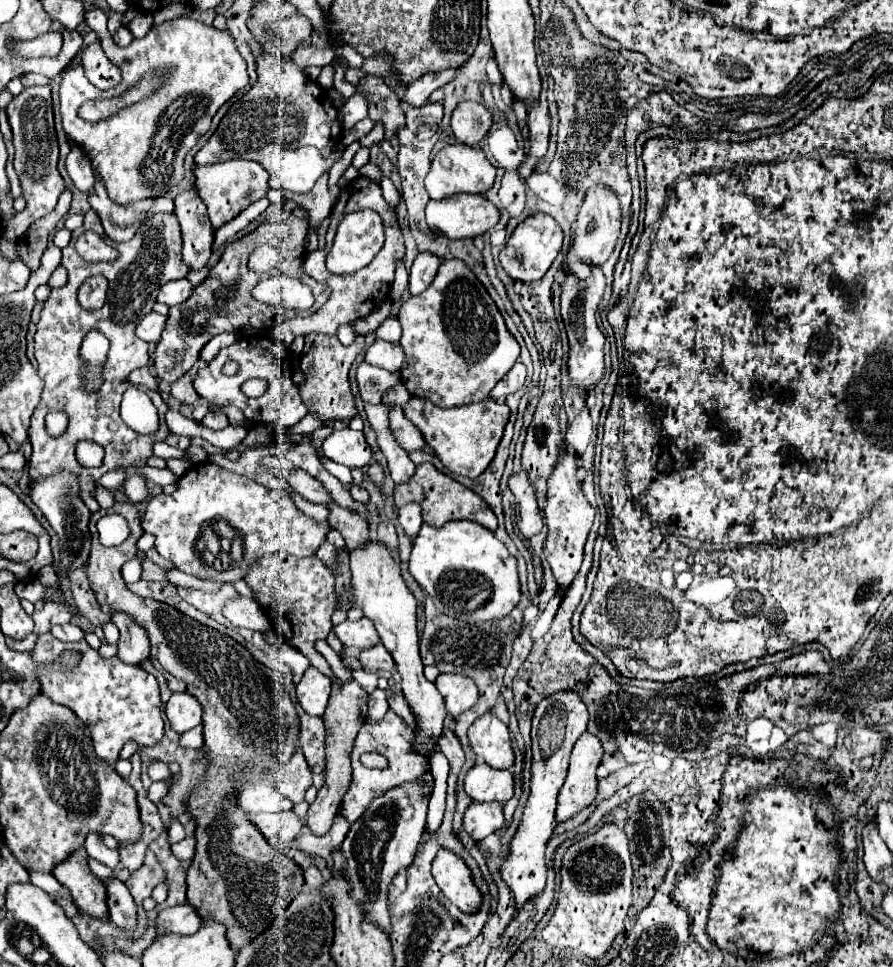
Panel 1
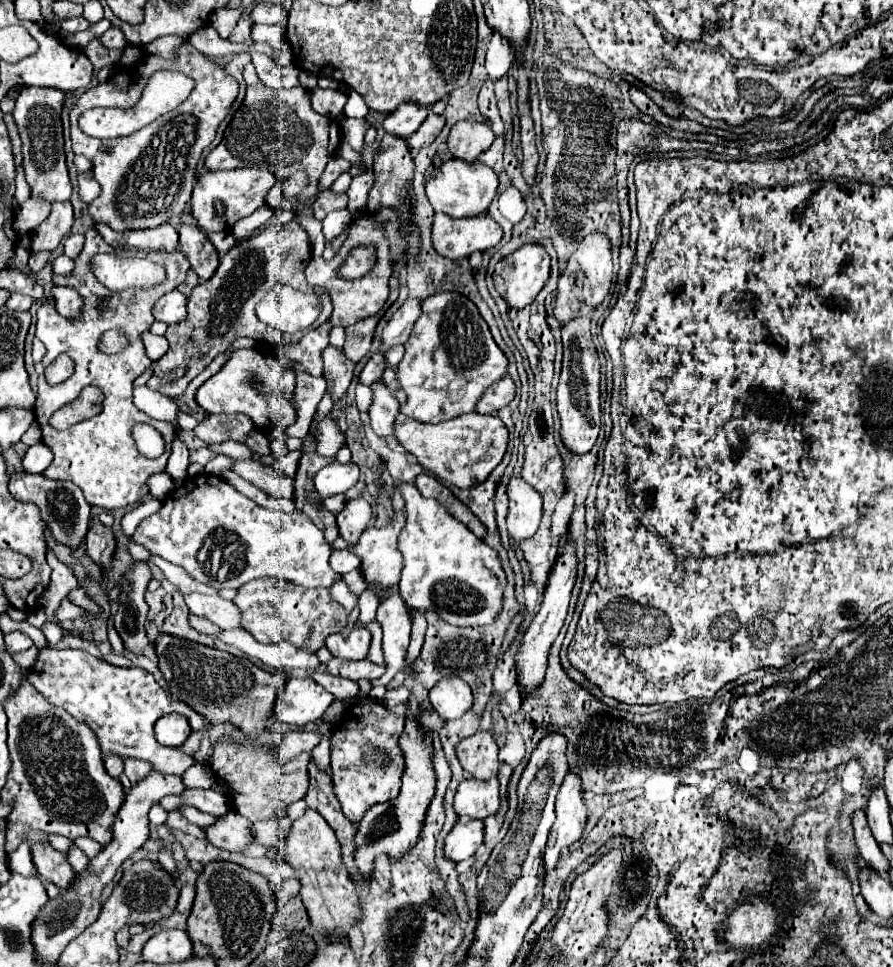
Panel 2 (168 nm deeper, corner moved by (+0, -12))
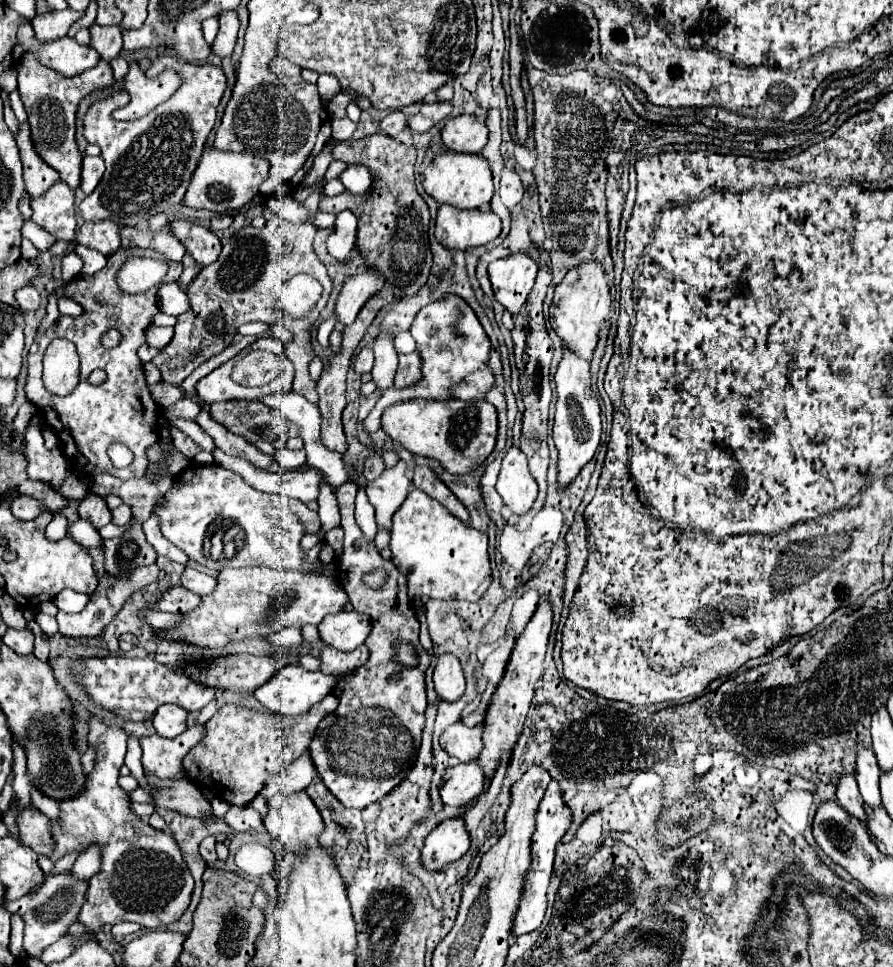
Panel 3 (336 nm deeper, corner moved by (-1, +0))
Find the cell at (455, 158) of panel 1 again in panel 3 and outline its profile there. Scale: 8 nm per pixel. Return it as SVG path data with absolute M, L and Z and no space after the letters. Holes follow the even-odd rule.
M443 152L423 172L423 188L437 204L449 204L455 208L481 208L493 198L493 178L489 164L479 154Z

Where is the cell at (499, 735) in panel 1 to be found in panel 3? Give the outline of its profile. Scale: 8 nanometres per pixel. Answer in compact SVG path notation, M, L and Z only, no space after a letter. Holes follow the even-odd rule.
M455 722L441 734L439 744L457 762L471 762L479 756L481 748L483 748L481 734L483 734L481 726L469 728L461 722Z

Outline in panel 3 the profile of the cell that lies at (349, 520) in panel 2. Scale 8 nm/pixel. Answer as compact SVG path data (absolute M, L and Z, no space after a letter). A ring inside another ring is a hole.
M345 482L335 490L341 510L341 528L345 530L343 552L339 558L335 558L335 564L339 570L339 584L347 592L353 608L357 612L369 614L373 622L371 634L365 640L369 648L369 660L355 668L355 672L343 674L343 678L333 686L331 692L339 696L339 706L333 714L319 722L307 750L317 776L323 780L327 790L343 806L363 810L401 784L417 760L427 708L425 670L431 664L431 654L419 644L419 620L413 602L407 596L405 576L399 574L391 560L383 560L379 556L375 542L367 542L355 522L355 494L357 486L353 482ZM377 568L383 568L389 576L381 590L371 590L361 582L361 576ZM395 640L411 642L417 648L417 668L401 668L391 662L395 654ZM395 672L399 672L399 680L389 682L389 676Z

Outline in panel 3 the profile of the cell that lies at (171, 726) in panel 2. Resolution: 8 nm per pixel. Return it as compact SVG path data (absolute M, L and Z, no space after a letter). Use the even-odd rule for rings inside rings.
M165 704L155 712L153 728L163 738L175 738L187 728L187 712L177 704Z

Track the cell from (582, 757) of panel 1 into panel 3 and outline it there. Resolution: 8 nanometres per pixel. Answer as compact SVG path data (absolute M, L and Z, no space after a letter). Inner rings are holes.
M549 782L545 796L537 808L535 814L535 832L531 836L531 866L525 874L525 882L523 882L523 896L519 900L519 912L515 912L515 922L513 922L513 936L521 936L521 934L529 934L533 930L537 930L543 922L545 916L545 908L547 908L547 886L549 886L549 878L551 878L551 870L553 870L553 856L555 856L555 846L557 842L565 836L565 832L569 830L571 824L571 810L565 806L565 802L561 800L561 792L559 786L555 782Z

